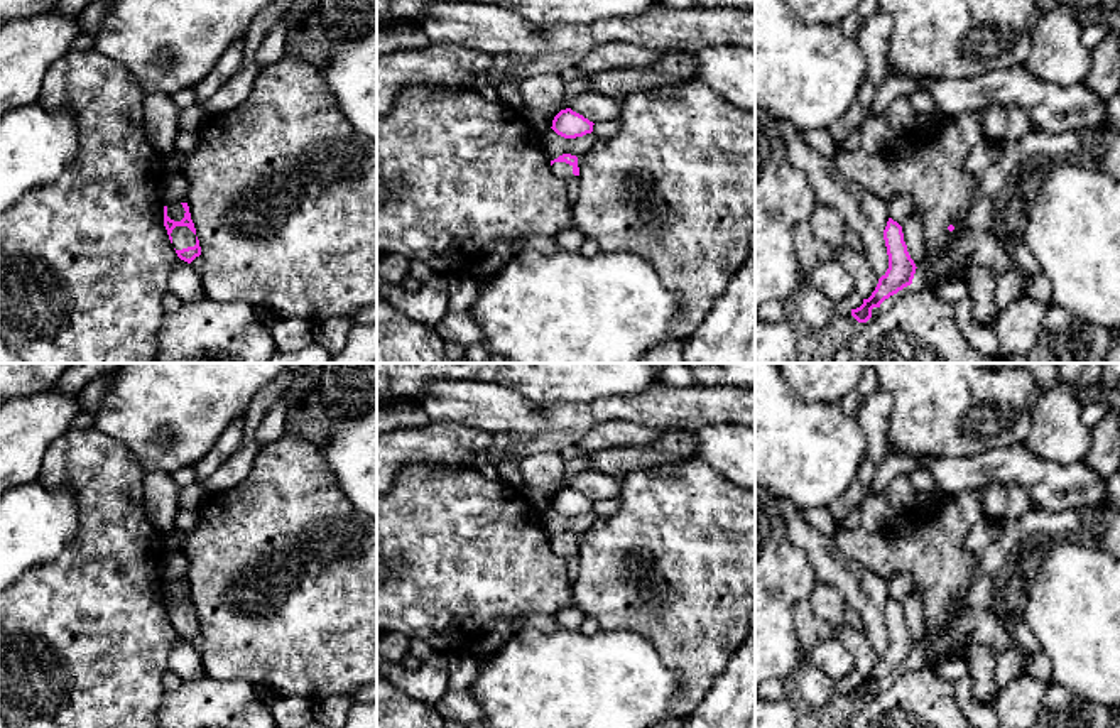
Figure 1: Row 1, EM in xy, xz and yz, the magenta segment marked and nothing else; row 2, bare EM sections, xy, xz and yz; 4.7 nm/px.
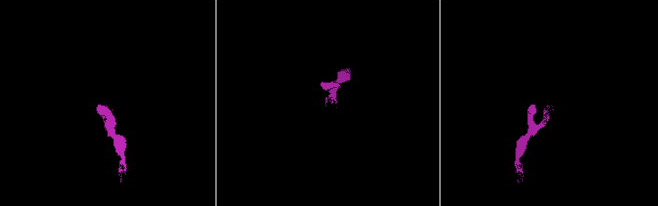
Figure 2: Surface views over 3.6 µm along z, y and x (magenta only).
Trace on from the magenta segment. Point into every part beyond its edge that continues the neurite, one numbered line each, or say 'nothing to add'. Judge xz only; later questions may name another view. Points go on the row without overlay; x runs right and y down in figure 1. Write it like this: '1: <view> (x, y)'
1: xz (561, 548)

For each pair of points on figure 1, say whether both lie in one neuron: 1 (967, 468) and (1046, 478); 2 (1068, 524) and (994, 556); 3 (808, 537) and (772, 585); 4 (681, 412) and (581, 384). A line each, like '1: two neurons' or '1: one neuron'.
1: one neuron
2: one neuron
3: two neurons
4: two neurons

